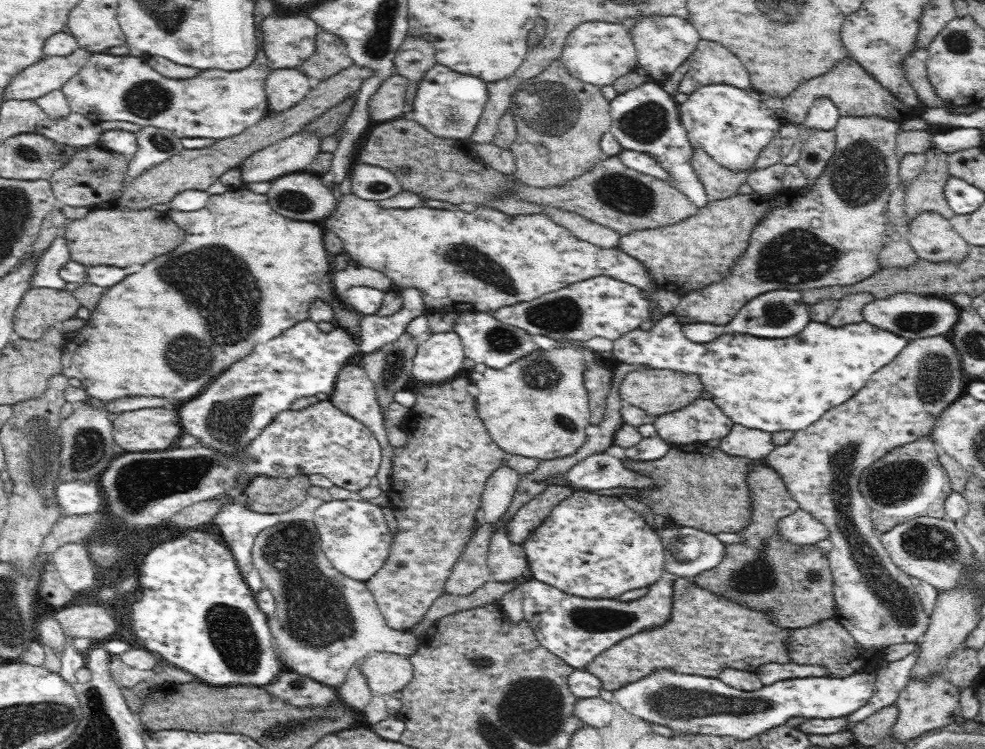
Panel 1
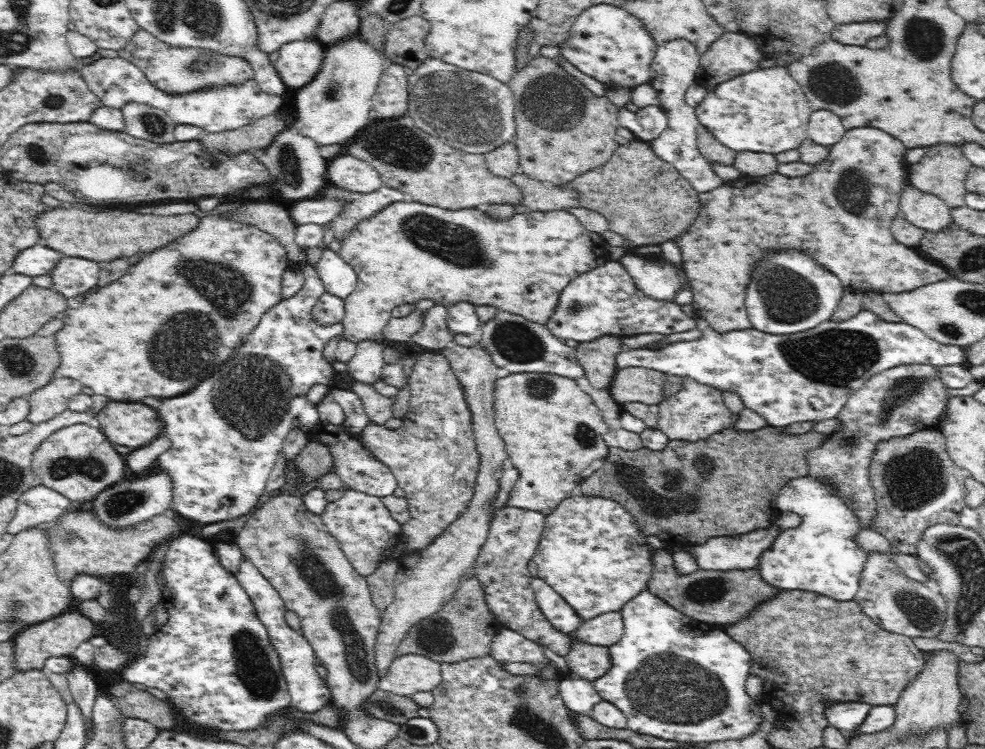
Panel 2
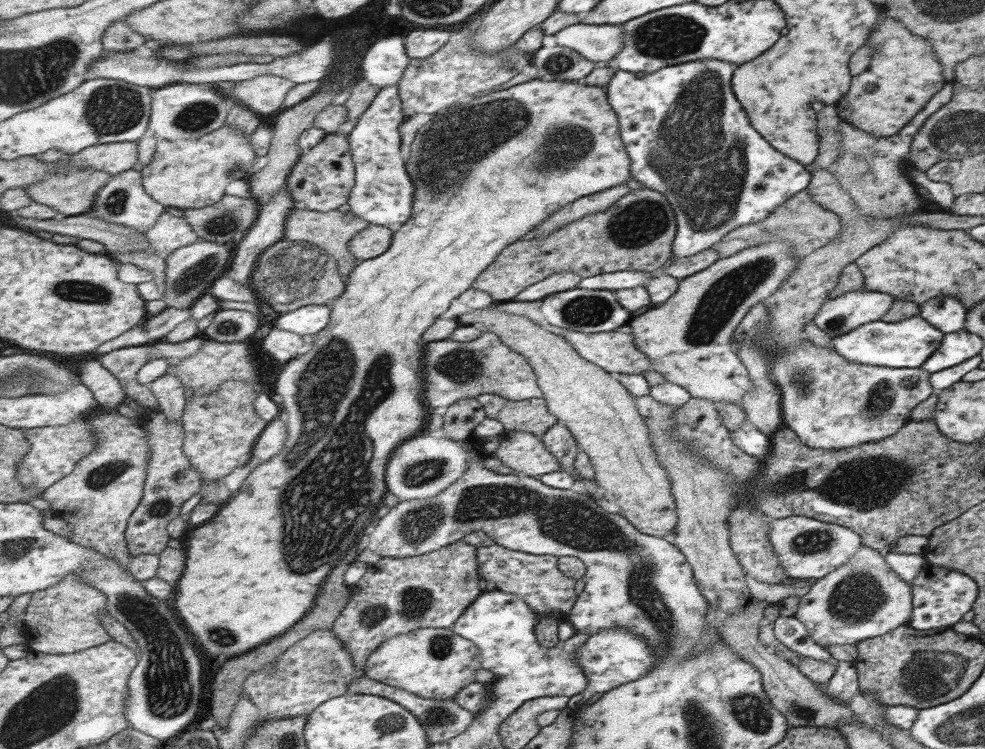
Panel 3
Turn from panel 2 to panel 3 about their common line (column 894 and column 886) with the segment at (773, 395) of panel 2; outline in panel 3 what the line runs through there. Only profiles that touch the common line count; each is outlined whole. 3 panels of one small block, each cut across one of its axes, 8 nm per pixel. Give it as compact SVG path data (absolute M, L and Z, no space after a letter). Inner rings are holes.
M921 315L911 316L900 322L874 321L859 326L842 336L832 337L831 347L850 362L870 366L887 366L890 368L917 368L941 347L945 334L929 323Z

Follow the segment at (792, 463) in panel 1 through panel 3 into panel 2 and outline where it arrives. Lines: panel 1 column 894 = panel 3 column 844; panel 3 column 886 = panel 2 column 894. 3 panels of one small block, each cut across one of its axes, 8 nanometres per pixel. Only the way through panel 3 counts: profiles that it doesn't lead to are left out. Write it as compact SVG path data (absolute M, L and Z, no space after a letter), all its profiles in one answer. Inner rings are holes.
M904 364L894 366L870 377L862 388L856 390L848 397L846 404L836 416L839 427L835 432L827 436L826 442L822 446L816 446L806 452L807 474L821 478L827 482L833 482L834 487L850 498L855 506L855 514L862 522L862 529L870 529L873 518L877 516L877 501L871 485L869 468L873 461L873 452L876 446L882 441L888 441L894 437L906 437L916 431L928 428L935 428L940 422L940 418L945 414L947 402L950 396L947 395L948 386L942 382L941 371L938 366L931 364ZM868 553L867 562L863 564L863 572L859 578L859 590L854 596L854 601L863 611L863 614L871 619L875 625L880 625L886 632L901 634L910 638L917 636L934 638L941 633L947 618L947 602L933 585L925 585L906 577L898 566L892 561L890 553Z

